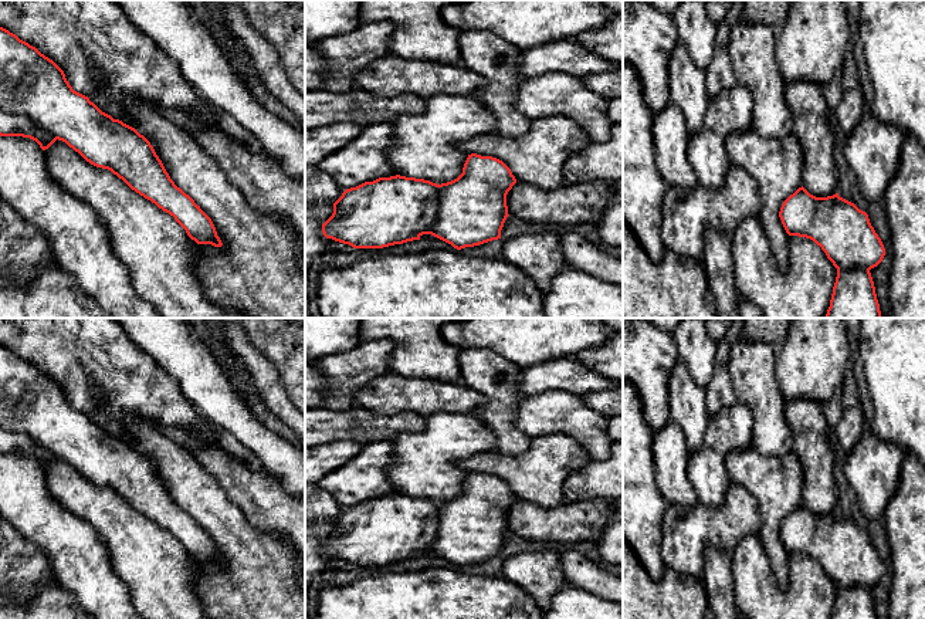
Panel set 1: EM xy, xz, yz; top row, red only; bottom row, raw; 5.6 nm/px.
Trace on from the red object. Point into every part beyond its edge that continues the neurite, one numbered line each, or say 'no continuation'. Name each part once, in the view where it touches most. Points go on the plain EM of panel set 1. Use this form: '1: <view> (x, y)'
no continuation

